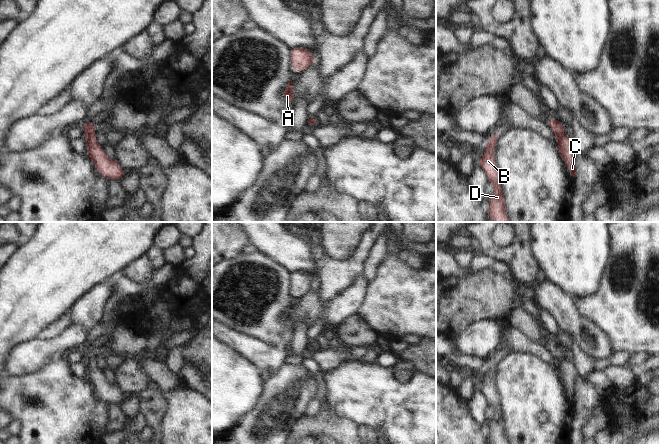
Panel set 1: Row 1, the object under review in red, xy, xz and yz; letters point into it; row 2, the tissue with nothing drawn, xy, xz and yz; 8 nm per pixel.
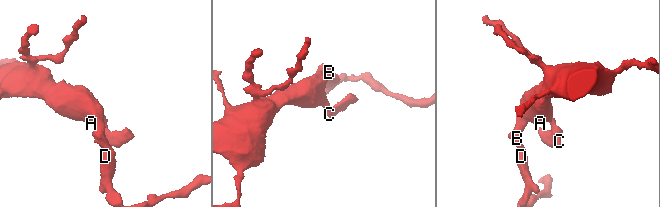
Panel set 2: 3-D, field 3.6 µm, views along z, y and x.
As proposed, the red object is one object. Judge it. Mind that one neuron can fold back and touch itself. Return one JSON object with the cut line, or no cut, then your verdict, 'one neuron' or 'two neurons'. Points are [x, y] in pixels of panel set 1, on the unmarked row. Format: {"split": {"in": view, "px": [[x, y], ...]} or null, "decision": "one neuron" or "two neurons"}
{"split": null, "decision": "one neuron"}

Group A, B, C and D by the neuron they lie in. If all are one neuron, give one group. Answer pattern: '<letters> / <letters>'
A B C D

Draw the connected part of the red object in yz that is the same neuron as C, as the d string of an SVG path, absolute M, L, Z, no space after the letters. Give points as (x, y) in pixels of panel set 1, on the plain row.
M549 340L547 348L557 361L560 382L567 388L567 394L571 396L571 400L574 402L576 398L575 380L578 376L578 369L565 358L564 348L561 345Z

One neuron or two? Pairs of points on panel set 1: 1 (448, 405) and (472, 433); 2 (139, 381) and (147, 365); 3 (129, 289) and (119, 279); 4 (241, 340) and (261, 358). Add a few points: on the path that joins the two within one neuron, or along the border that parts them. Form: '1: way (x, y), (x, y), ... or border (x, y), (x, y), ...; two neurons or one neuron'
1: way (451, 412), (465, 426); one neuron
2: border (144, 357), (141, 361), (141, 368), (150, 379); two neurons
3: way (127, 287), (121, 281); one neuron
4: way (246, 345), (256, 353); one neuron

